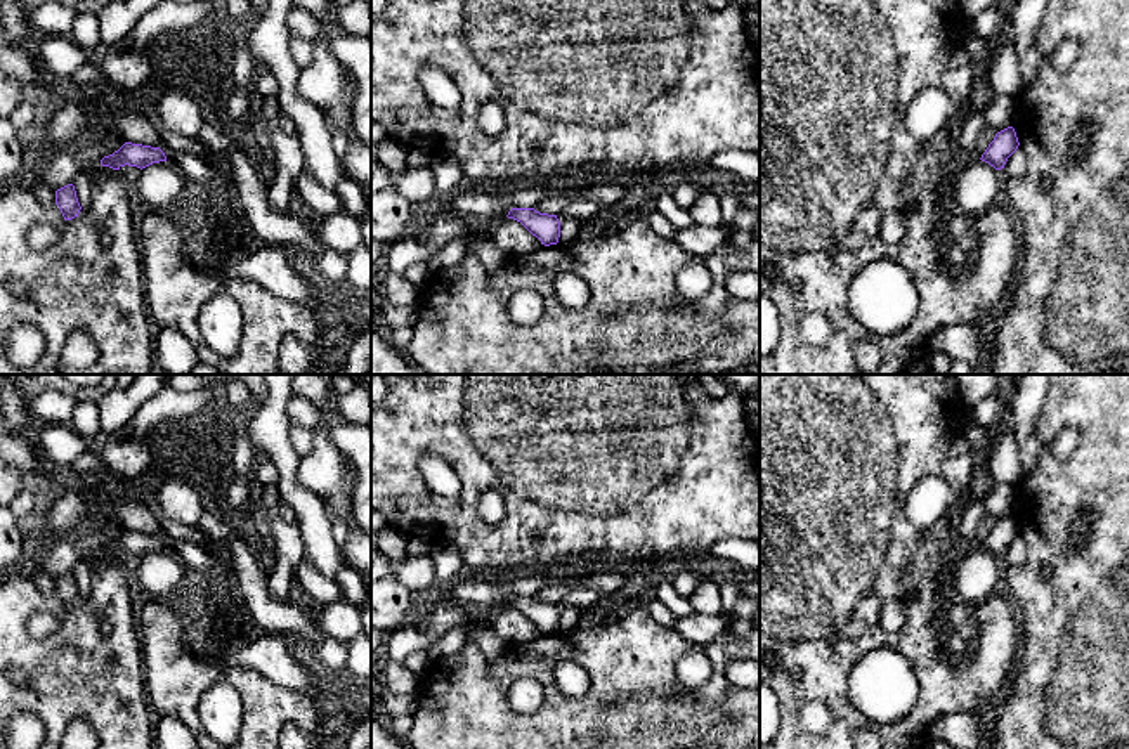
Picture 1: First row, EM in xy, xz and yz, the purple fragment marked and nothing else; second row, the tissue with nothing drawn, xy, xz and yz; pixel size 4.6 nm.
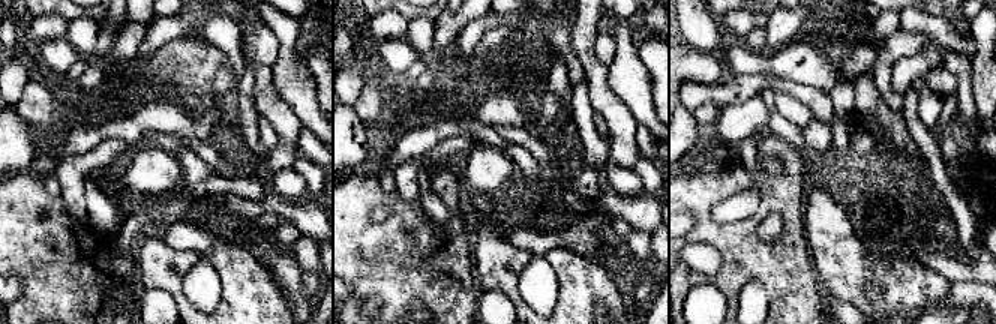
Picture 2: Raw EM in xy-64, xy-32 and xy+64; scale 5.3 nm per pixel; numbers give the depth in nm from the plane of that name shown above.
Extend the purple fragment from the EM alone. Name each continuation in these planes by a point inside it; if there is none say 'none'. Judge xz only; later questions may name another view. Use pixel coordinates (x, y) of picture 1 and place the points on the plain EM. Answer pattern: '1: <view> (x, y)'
1: xz (569, 618)

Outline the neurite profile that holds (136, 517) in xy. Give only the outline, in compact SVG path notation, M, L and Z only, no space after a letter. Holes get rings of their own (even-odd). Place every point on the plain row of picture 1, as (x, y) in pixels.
M116 494L108 503L108 508L127 531L160 536L166 550L173 550L177 541L165 532L153 511L142 501Z

